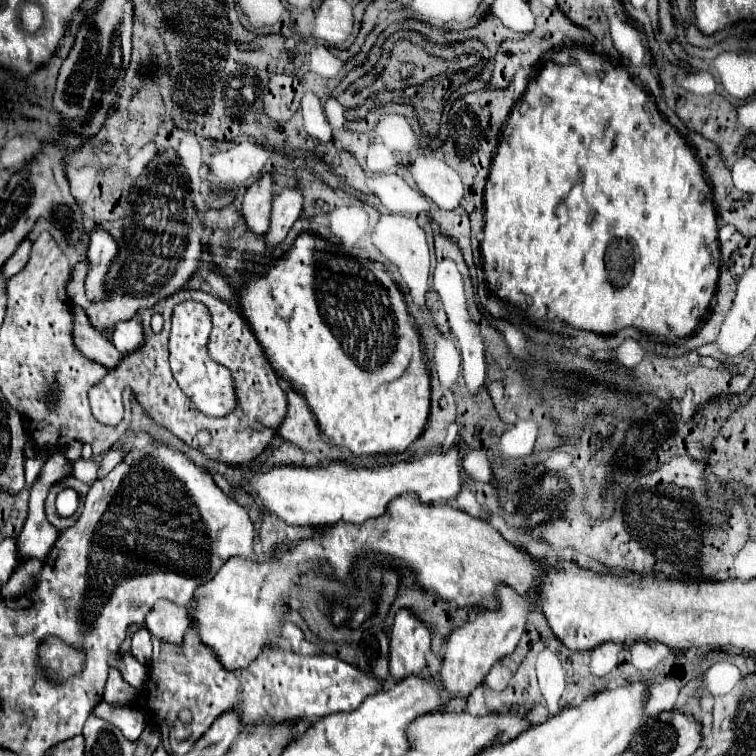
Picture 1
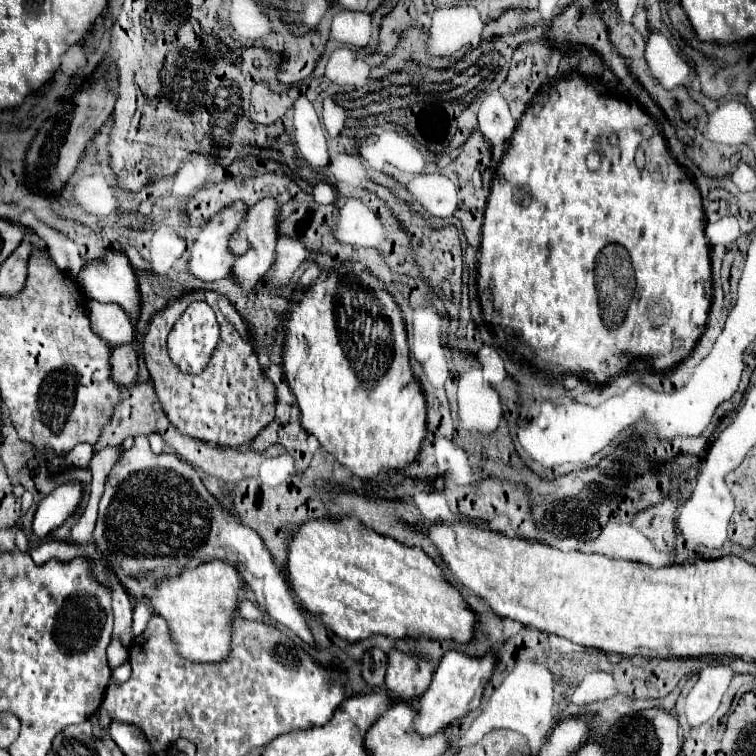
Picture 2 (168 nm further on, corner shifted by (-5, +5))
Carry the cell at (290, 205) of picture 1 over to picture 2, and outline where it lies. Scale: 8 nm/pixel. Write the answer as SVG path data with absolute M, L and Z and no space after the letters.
M273 197L261 199L253 207L249 207L247 223L239 229L239 233L231 241L231 249L237 255L231 275L241 283L245 291L253 289L255 283L271 269L271 261L275 261L275 247L279 241L277 233L279 233L279 205Z

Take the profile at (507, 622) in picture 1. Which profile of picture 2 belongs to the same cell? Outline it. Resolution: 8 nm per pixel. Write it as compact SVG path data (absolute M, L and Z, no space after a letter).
M455 649L447 651L437 665L429 689L419 701L419 717L415 721L415 731L423 737L435 735L439 729L451 725L453 721L465 717L465 713L477 709L481 705L483 691L495 673L495 665L497 665L497 657L493 651L485 653L483 657L473 657Z

